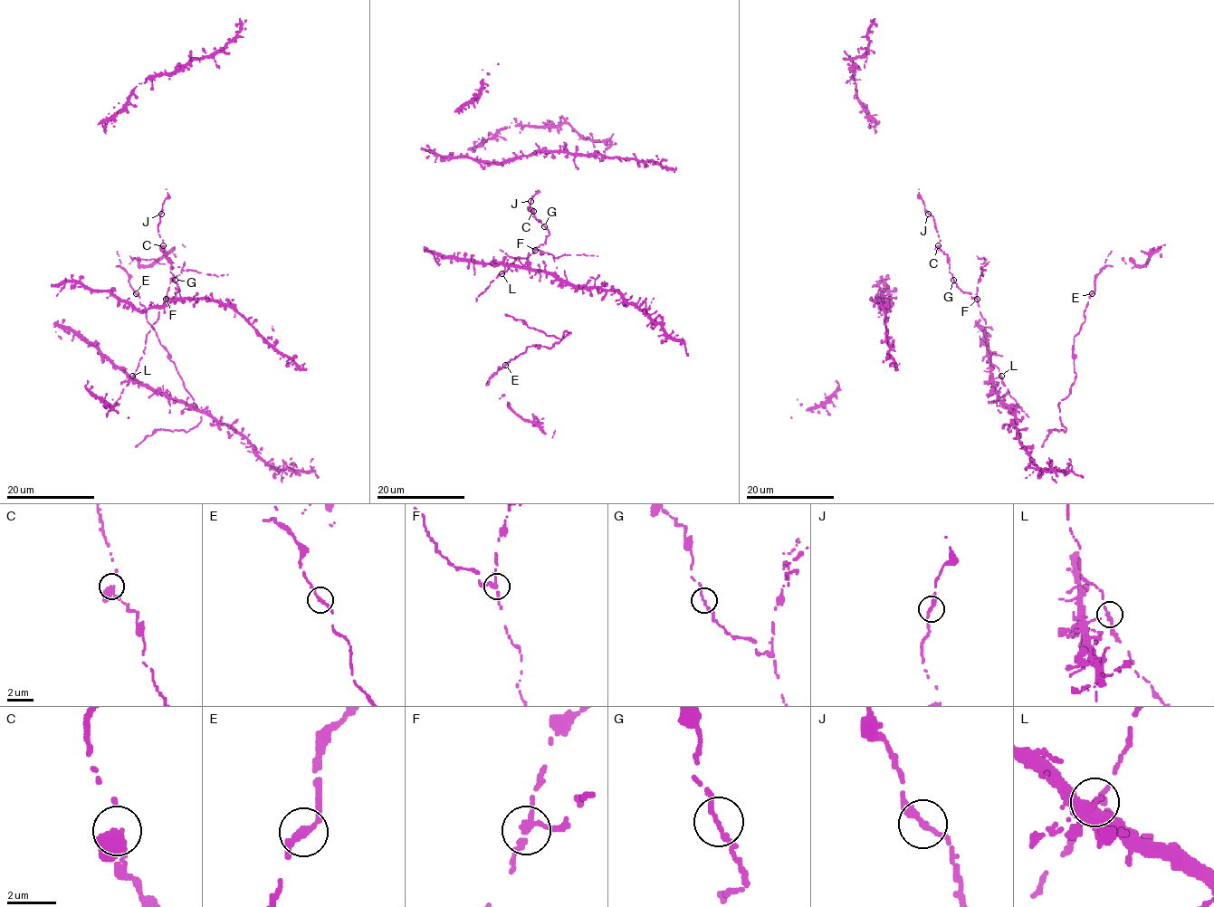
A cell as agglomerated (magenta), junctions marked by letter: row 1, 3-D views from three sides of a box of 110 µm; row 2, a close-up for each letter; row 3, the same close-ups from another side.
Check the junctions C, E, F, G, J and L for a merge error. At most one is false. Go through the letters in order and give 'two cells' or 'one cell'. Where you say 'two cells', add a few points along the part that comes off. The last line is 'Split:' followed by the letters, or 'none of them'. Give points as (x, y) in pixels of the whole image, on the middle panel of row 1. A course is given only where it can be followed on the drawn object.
C: one cell
E: one cell
F: two cells; foreign part runs (535, 250), (551, 255), (531, 253), (525, 258), (515, 258), (500, 250)
G: one cell
J: one cell
L: one cell
Split: F

